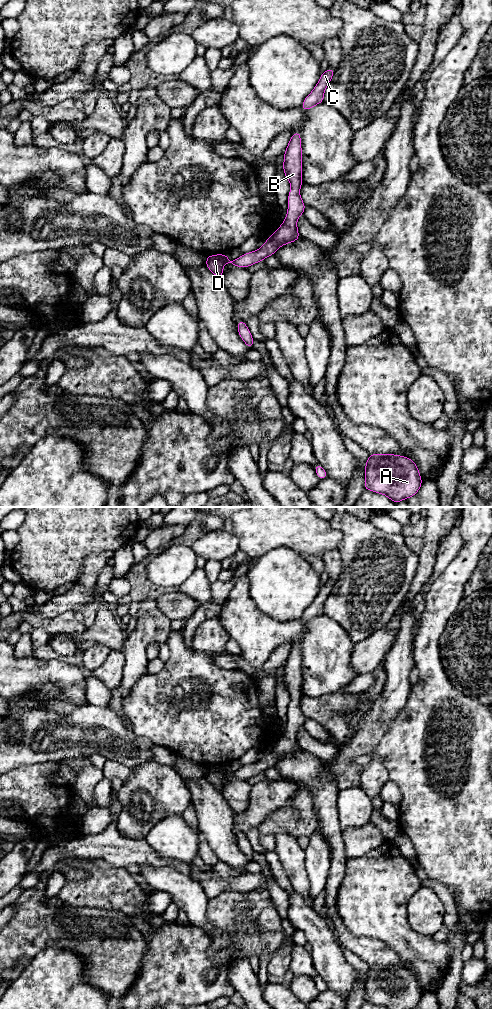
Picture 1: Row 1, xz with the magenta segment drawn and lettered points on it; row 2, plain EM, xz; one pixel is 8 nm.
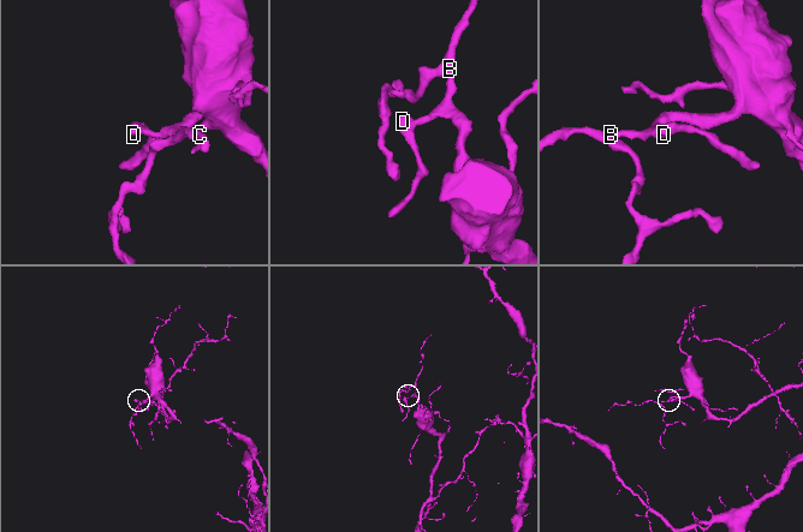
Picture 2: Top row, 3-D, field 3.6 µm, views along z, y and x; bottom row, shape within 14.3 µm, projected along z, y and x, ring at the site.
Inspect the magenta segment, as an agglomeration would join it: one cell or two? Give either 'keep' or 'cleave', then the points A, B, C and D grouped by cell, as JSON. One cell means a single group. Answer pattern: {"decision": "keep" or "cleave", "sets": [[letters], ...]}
{"decision": "keep", "sets": [["A", "B", "C", "D"]]}

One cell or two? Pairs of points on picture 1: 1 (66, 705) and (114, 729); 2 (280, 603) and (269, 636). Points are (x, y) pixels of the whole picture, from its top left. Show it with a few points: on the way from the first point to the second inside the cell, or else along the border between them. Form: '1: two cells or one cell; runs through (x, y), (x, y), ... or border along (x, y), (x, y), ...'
1: two cells; border along (78, 706), (65, 715), (57, 715), (51, 712)
2: two cells; border along (255, 606), (276, 620), (299, 619)

